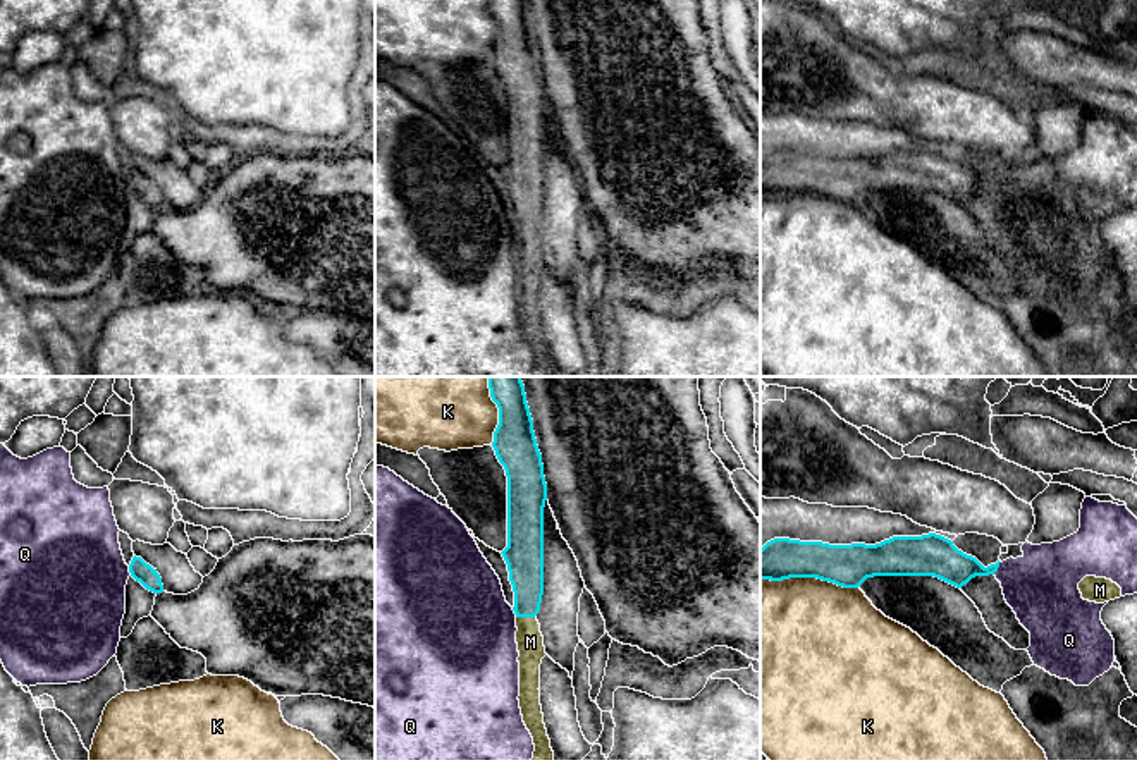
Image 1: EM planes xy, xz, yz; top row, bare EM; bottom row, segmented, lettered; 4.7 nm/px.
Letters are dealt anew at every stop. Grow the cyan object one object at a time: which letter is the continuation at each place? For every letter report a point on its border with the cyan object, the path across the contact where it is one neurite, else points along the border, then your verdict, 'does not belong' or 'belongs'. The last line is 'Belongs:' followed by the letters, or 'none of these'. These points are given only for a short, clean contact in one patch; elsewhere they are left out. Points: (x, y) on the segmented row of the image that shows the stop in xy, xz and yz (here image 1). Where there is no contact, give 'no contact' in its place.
K: yz (809, 576) | does not belong
M: xz (525, 616) | across xz (525, 563), (525, 616), (530, 642) | belongs
Q: yz (998, 566) | along yz (1000, 561), (993, 573) | does not belong
Belongs: M

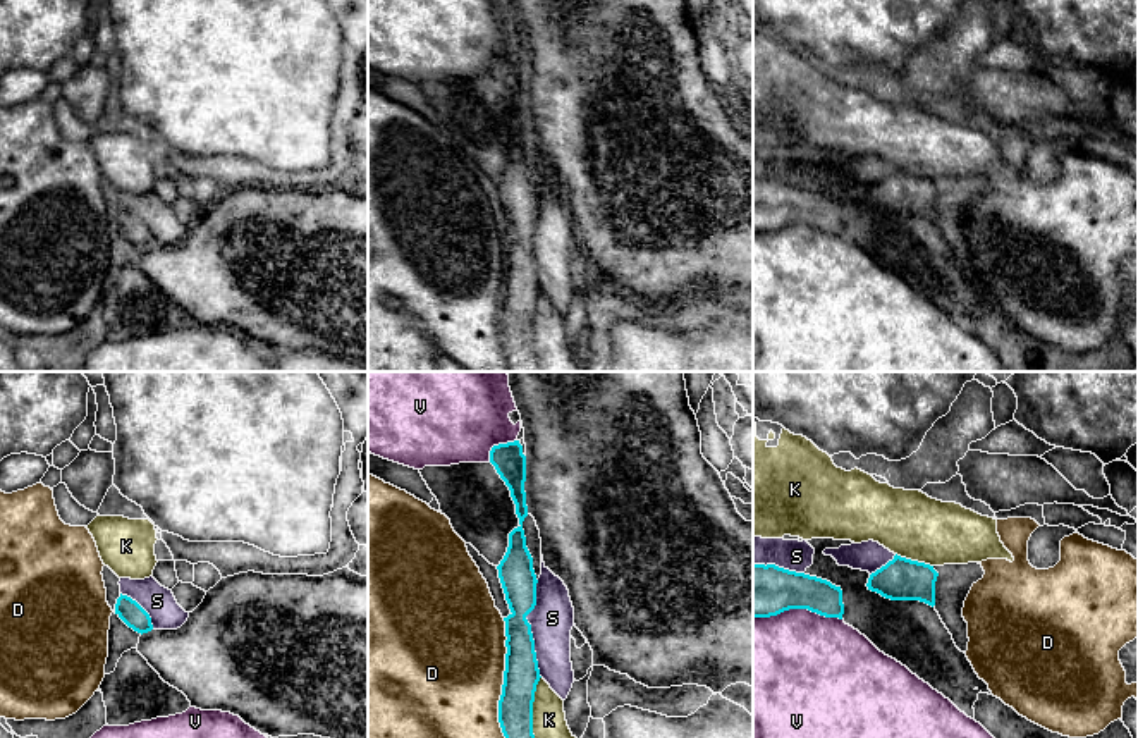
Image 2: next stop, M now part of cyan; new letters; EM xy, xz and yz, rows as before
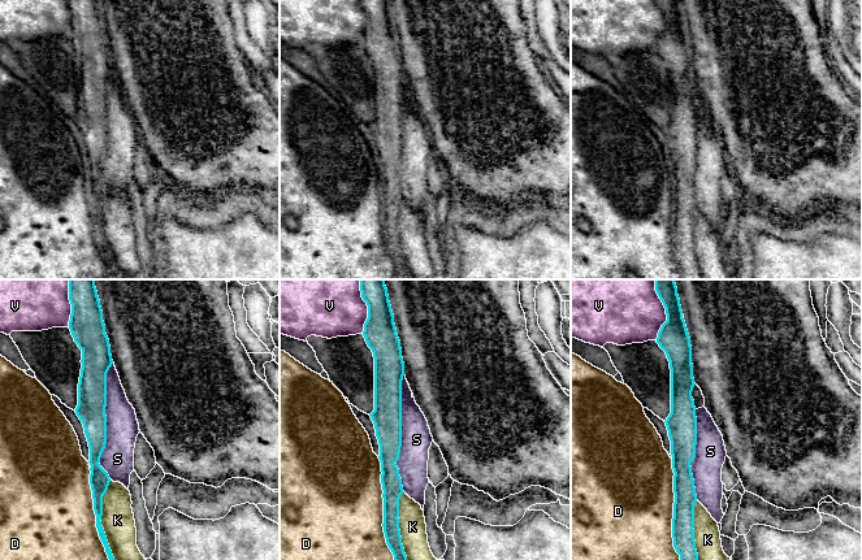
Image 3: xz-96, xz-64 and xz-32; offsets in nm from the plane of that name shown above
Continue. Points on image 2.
D: xz (504, 678) | does not belong
K: xz (532, 707) | does not belong
S: xz (530, 628) | does not belong
V: yz (798, 608) | does not belong
Belongs: none of these

